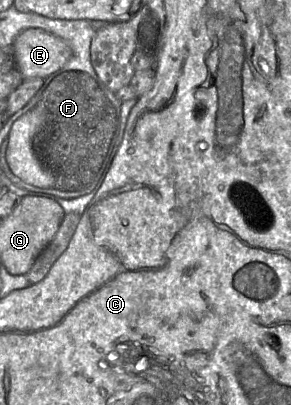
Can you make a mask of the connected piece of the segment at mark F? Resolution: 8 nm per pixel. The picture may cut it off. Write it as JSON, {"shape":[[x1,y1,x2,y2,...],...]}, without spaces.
{"shape":[[63,67,44,79,40,89,40,99,35,109,41,109,44,122,33,138,33,150,44,168,56,181,53,188,43,188,40,193,49,193,62,199,73,199,96,190,102,184,111,163,118,151,120,134,121,103,116,94,110,91,99,77,91,79,78,71,63,70]]}

